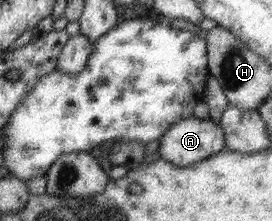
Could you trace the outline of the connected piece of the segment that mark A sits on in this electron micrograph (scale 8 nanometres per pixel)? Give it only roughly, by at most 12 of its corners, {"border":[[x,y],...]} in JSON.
{"border":[[190,117],[160,138],[162,159],[190,167],[227,146],[223,125]]}

